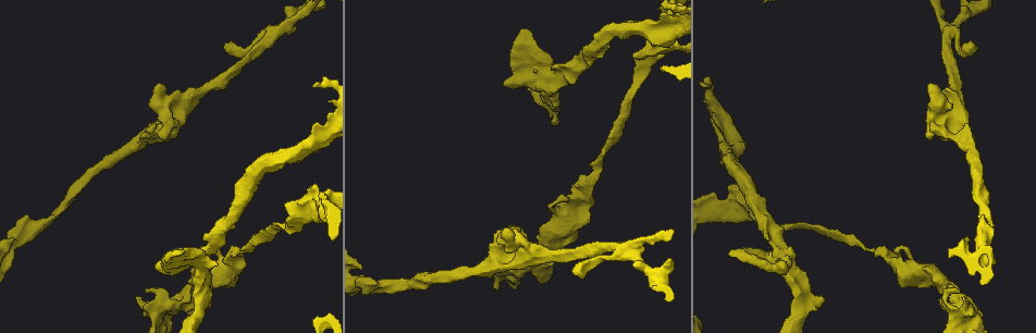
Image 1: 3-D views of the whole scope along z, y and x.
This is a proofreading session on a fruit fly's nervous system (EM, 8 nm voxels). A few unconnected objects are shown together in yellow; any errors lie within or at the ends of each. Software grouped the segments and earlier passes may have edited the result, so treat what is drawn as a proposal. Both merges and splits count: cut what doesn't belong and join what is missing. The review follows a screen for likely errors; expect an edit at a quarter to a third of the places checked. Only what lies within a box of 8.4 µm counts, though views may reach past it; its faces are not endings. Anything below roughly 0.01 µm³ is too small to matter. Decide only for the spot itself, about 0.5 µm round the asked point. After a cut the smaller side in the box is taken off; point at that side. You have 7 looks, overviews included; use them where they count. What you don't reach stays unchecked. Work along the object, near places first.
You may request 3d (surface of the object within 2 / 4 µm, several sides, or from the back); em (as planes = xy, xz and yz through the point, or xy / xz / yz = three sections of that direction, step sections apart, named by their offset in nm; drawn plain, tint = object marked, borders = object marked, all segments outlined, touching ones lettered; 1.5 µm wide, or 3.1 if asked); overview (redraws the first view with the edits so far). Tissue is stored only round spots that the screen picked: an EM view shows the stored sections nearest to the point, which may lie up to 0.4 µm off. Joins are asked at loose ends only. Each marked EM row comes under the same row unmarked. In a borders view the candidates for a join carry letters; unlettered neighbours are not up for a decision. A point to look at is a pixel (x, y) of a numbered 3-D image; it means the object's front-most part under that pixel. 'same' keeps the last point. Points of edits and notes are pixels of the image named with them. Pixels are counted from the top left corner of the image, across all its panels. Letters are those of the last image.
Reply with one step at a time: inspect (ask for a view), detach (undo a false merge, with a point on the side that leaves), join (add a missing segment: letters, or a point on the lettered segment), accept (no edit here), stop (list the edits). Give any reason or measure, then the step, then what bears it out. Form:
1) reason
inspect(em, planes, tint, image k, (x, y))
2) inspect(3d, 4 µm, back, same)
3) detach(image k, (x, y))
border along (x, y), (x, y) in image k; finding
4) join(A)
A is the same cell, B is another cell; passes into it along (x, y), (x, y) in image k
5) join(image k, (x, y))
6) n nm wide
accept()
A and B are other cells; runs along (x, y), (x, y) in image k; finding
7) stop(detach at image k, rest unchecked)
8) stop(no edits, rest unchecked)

an open end
inspect(em, 3.1 µm, xy, step 16, borders, image 1, (946, 137))

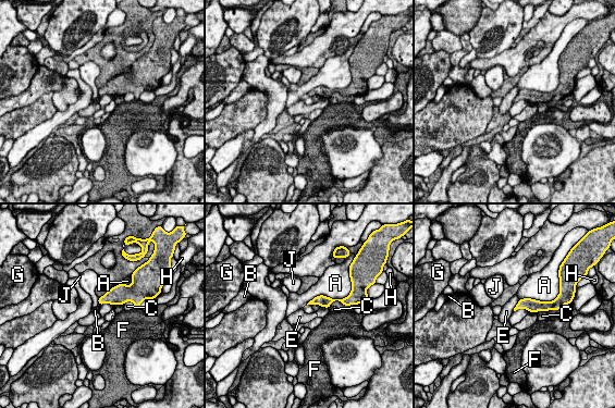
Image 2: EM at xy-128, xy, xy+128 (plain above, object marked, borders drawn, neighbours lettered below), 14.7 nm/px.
cut it another way
inspect(em, 3.1 µm, planes, borders, same)

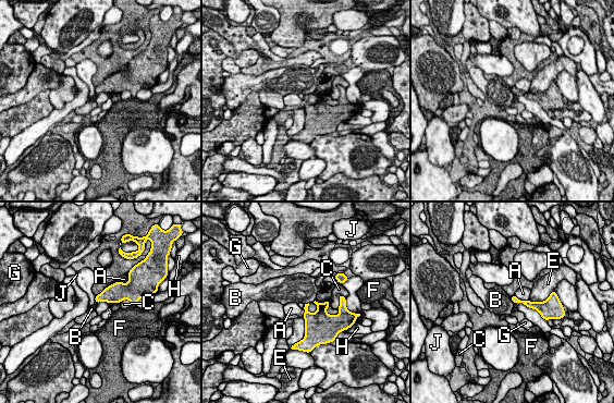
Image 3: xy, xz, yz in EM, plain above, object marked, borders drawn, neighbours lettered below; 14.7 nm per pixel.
accept()
A, B, C, E, F, G, H and J are other cells; border along (510, 296), (514, 303) in image 3; none of them fits

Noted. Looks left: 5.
inspect(em, planes, tint, image 1, (953, 28))

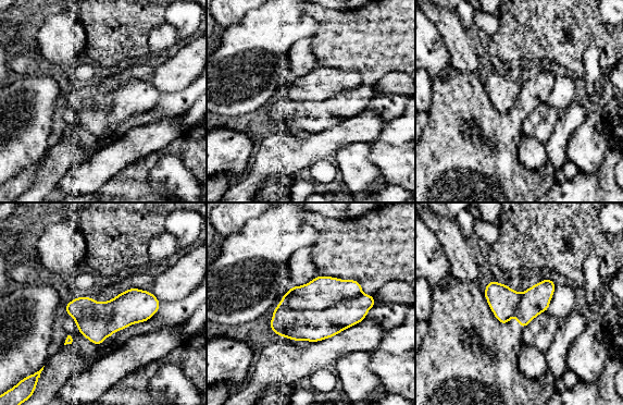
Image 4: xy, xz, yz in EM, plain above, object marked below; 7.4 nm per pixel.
what lies round it
inspect(em, planes, borders, same)

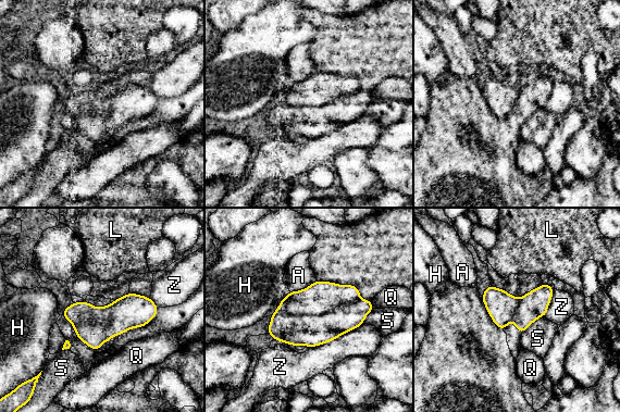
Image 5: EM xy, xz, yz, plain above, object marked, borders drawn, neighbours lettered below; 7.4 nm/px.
detach(image 5, (311, 331))
A, H, L, Q, S and Z are other cells; two cells meet here

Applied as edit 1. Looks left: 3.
redraw
inspect(overview)

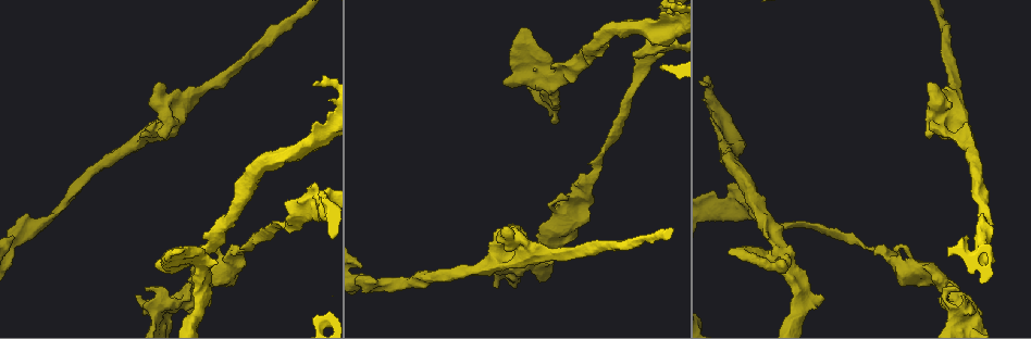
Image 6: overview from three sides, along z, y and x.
closes a loop
inspect(em, xy, step 4, borders, image 6, (176, 249))

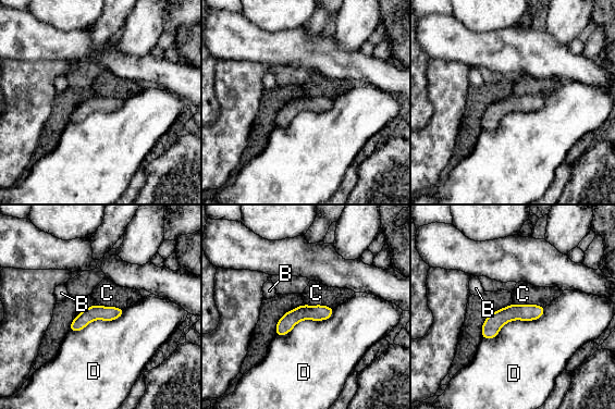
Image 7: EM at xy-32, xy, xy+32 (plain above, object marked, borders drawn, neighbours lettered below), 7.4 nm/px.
accept()
B, C and D are other cells; border along (513, 302), (538, 304), (544, 307) in image 7; continuous, no second cell

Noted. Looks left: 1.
stop(detach at image 5, rest unchecked)

